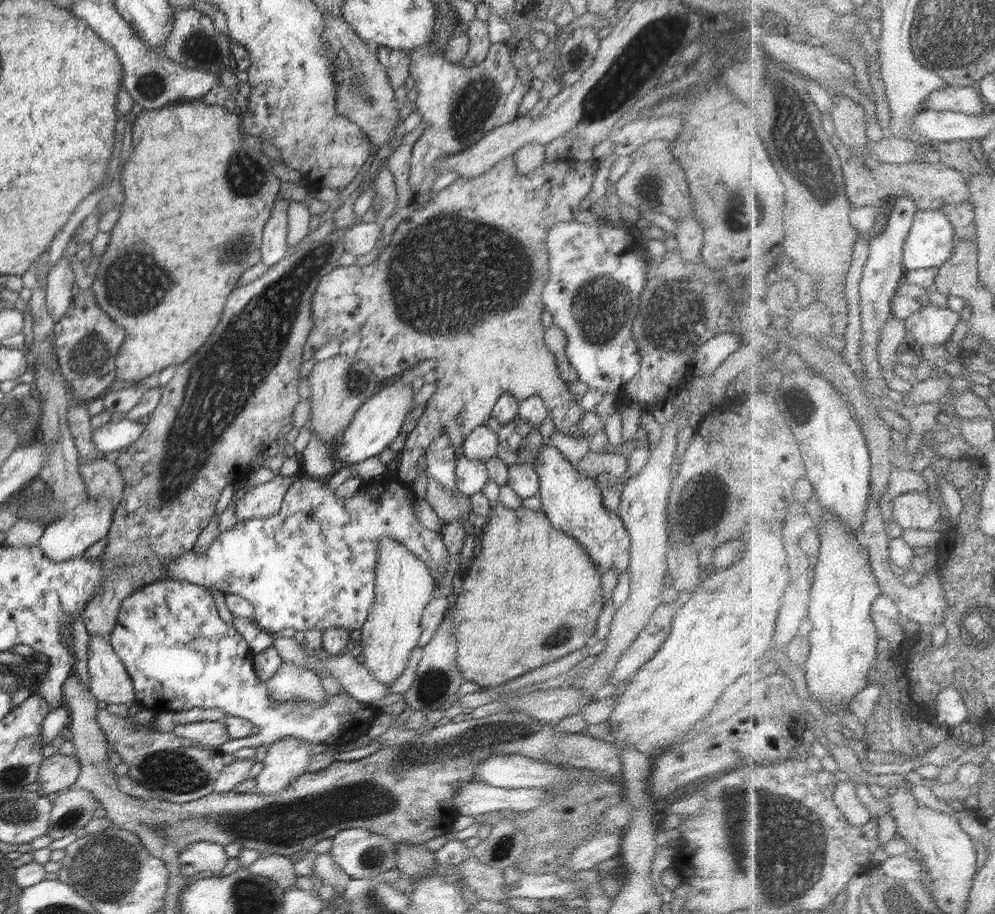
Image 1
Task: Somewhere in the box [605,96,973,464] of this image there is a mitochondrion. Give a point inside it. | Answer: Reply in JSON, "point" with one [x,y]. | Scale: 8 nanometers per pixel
{"point":[674,299]}

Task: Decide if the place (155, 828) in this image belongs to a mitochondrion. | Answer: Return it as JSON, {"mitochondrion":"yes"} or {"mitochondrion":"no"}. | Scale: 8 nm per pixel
{"mitochondrion":"yes"}

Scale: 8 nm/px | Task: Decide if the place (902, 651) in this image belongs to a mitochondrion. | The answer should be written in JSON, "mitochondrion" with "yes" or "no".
{"mitochondrion":"no"}

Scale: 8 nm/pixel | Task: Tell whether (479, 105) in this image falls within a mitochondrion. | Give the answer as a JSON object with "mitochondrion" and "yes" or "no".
{"mitochondrion":"yes"}

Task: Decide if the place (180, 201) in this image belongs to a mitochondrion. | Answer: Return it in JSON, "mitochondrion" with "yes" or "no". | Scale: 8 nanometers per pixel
{"mitochondrion":"no"}

